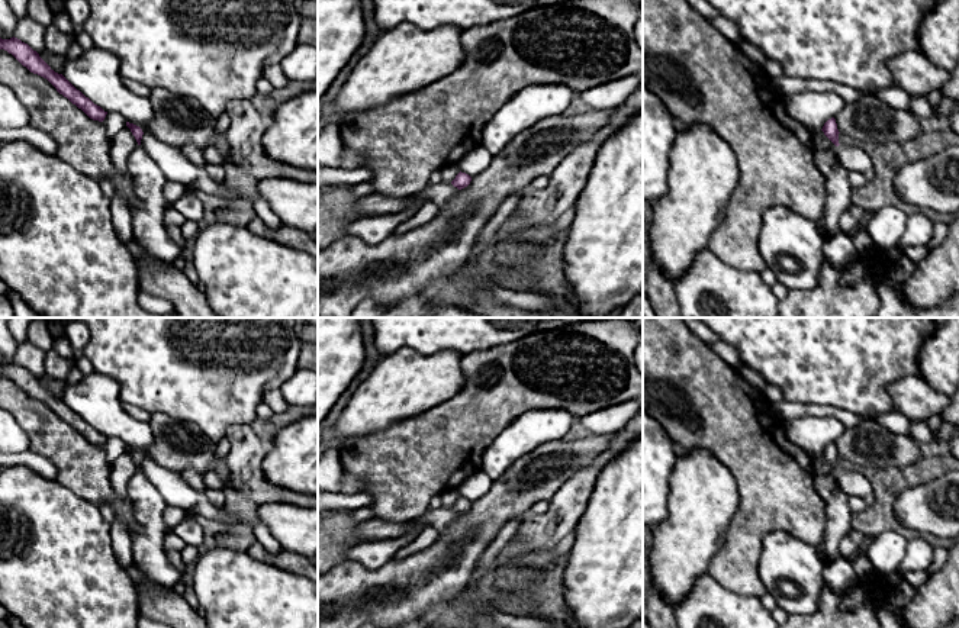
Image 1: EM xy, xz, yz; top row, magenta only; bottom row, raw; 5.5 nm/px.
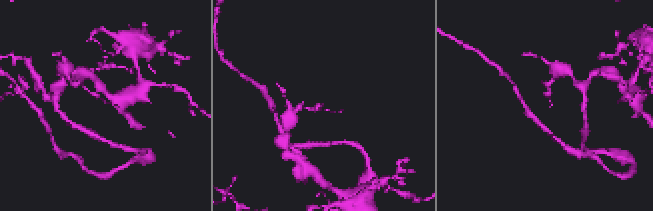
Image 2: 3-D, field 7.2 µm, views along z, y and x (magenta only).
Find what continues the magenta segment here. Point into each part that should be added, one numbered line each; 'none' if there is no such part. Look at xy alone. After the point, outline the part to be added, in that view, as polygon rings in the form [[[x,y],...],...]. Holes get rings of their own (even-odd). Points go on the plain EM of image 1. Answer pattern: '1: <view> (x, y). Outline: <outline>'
none

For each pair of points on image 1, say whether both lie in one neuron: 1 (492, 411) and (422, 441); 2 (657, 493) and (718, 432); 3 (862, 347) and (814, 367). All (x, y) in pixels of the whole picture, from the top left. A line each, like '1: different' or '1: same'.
1: same
2: different
3: same

